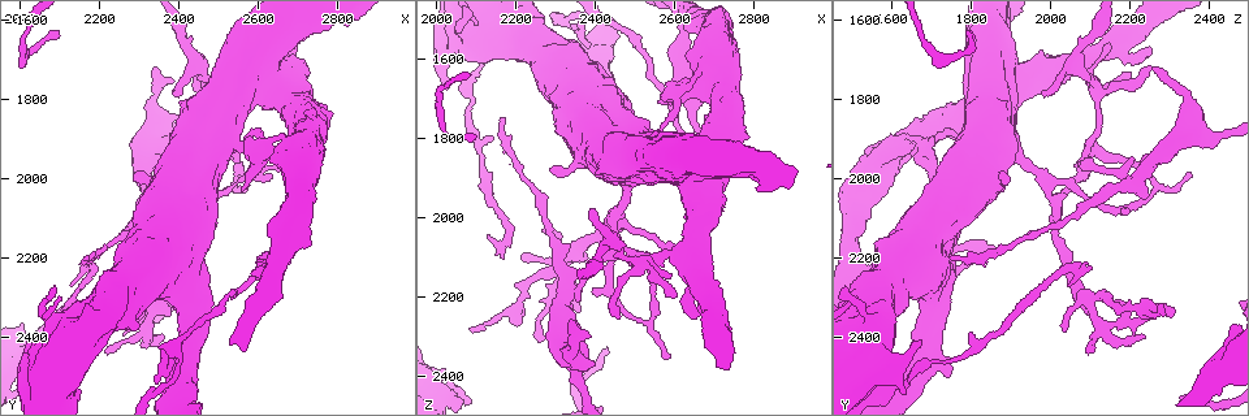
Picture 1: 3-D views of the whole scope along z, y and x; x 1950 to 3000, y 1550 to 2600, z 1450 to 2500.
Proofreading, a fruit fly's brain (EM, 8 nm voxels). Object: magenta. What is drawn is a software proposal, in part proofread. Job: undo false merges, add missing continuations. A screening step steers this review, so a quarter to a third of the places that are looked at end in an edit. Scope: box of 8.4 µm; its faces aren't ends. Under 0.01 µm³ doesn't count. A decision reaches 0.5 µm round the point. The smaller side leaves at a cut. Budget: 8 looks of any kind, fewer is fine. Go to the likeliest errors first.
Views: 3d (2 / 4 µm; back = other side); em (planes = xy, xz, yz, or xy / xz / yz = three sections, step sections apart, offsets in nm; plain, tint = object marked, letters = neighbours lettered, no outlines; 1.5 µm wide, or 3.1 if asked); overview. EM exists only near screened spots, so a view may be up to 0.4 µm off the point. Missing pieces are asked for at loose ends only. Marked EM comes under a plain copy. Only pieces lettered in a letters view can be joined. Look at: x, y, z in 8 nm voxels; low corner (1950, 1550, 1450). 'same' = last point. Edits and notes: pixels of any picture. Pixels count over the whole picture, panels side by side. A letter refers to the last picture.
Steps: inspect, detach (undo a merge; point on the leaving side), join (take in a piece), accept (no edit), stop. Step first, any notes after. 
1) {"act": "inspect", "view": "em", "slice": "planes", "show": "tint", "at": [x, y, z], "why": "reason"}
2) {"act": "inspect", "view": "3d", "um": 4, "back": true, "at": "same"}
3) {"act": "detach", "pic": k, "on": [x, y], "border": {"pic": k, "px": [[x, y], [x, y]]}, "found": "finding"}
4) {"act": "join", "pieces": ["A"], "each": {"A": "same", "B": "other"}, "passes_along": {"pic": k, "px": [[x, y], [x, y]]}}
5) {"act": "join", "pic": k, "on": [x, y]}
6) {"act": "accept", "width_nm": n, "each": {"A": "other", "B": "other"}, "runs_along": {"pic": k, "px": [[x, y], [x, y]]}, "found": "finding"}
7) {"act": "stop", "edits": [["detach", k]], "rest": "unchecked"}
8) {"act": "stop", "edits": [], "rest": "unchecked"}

{"act": "inspect", "view": "em", "slice": "xz", "step": 8, "show": "letters", "at": [2445, 2045, 2000], "why": "four or more arms meet"}

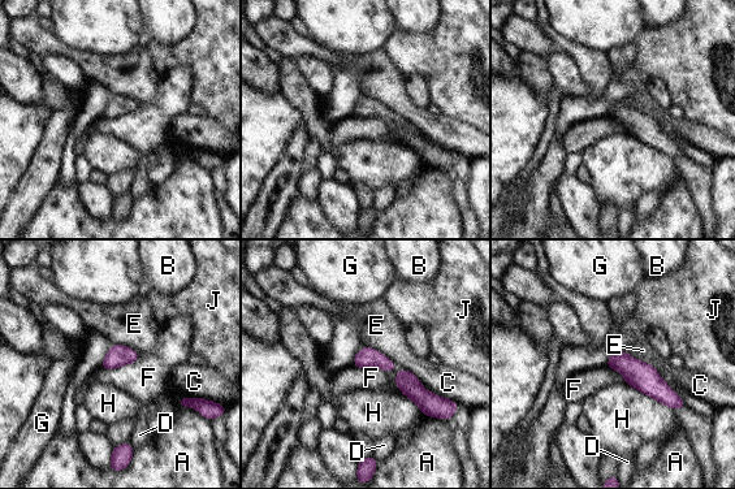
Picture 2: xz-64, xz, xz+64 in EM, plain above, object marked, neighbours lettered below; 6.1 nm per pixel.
{"act": "accept", "each": {"A": "other", "B": "other", "C": "other", "D": "other", "E": "other", "F": "other", "G": "other", "H": "other", "J": "other"}, "border": {"pic": 2, "px": [[354, 364], [383, 370], [397, 367]]}, "found": "all the same neuron"}

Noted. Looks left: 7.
{"act": "inspect", "view": "3d", "um": 4, "at": [2355, 2405, 2245], "why": "free end"}

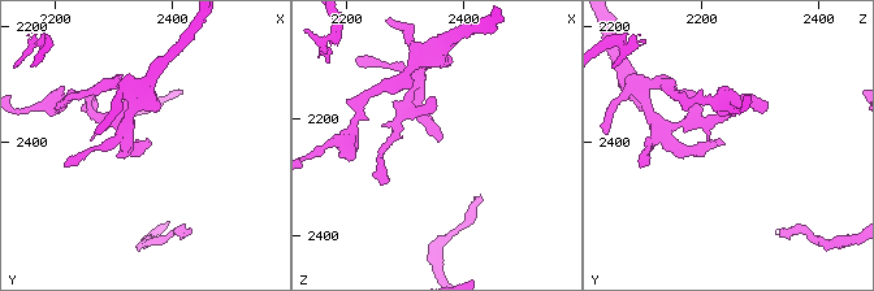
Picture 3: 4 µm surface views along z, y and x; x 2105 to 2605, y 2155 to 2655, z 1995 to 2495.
{"act": "inspect", "view": "em", "slice": "xz", "step": 4, "show": "letters", "at": [2365, 2410, 2240]}

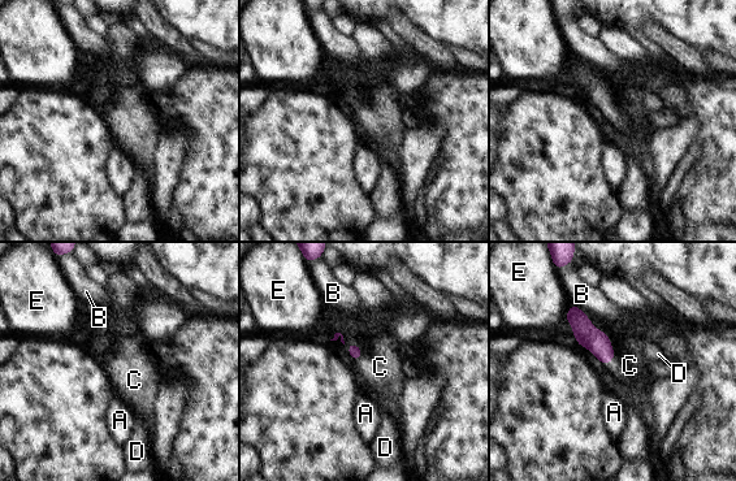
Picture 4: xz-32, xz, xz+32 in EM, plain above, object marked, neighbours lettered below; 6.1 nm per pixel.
{"act": "inspect", "view": "em", "slice": "planes", "show": "letters", "at": "same"}

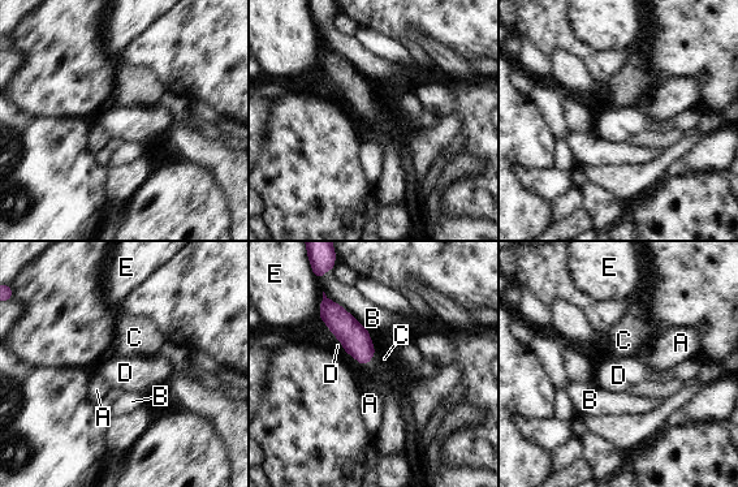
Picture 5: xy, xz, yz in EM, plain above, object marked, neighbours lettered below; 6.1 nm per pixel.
{"act": "join", "pieces": ["C"], "longest_contact_nm": ["B", 280], "each": {"A": "other", "B": "other", "C": "same", "D": "other", "E": "other"}, "found": "it goes on there"}

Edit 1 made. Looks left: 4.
{"act": "inspect", "view": "3d", "um": 2, "at": [2610, 1945, 1690], "why": "touches itself"}

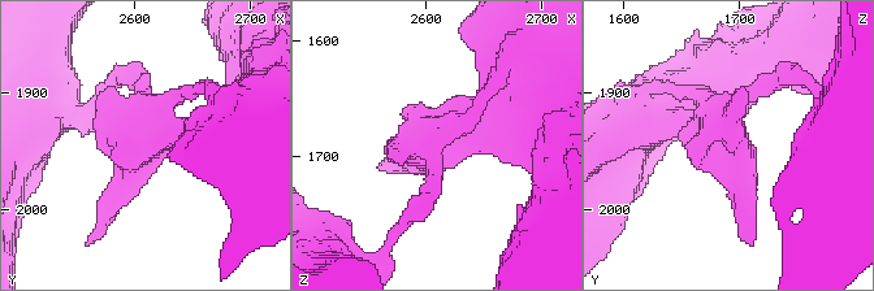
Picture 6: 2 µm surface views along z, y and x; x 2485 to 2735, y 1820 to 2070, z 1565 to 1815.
{"act": "inspect", "view": "em", "slice": "xz", "step": 8, "show": "letters", "at": [2608, 1952, 1686], "why": "now the EM"}

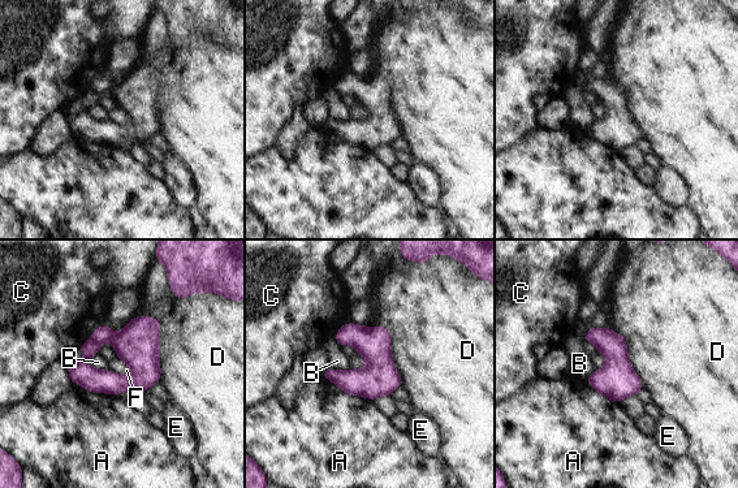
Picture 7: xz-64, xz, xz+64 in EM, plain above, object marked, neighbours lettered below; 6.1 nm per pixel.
{"act": "detach", "pic": 7, "on": [134, 344], "width_nm": 220, "longest_contact_nm": ["D", 440], "each": {"A": "other", "B": "other", "C": "other", "D": "other", "E": "other", "F": "other"}, "found": "a second neuron is stuck on"}

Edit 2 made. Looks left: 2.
{"act": "stop", "edits": [["join", 5], ["detach", 7]], "rest": "unchecked"}

